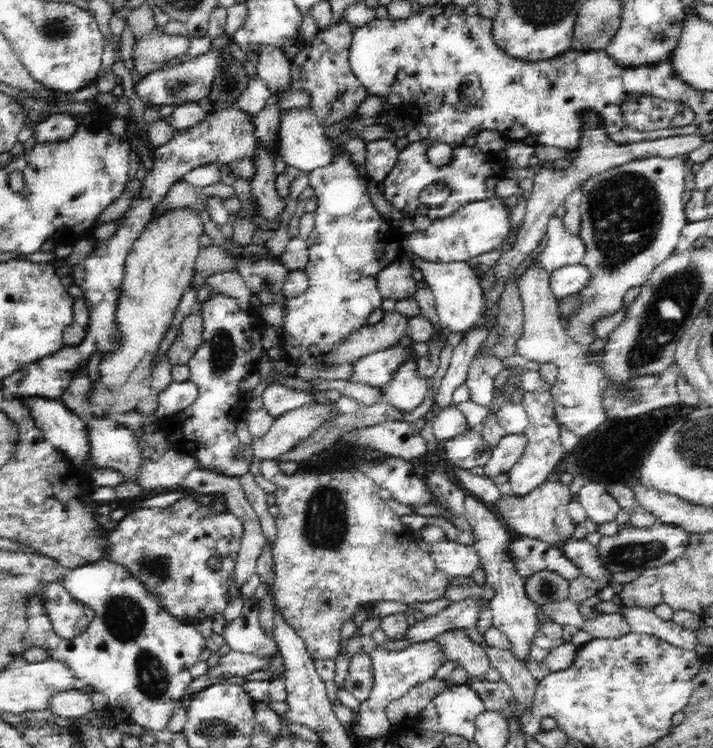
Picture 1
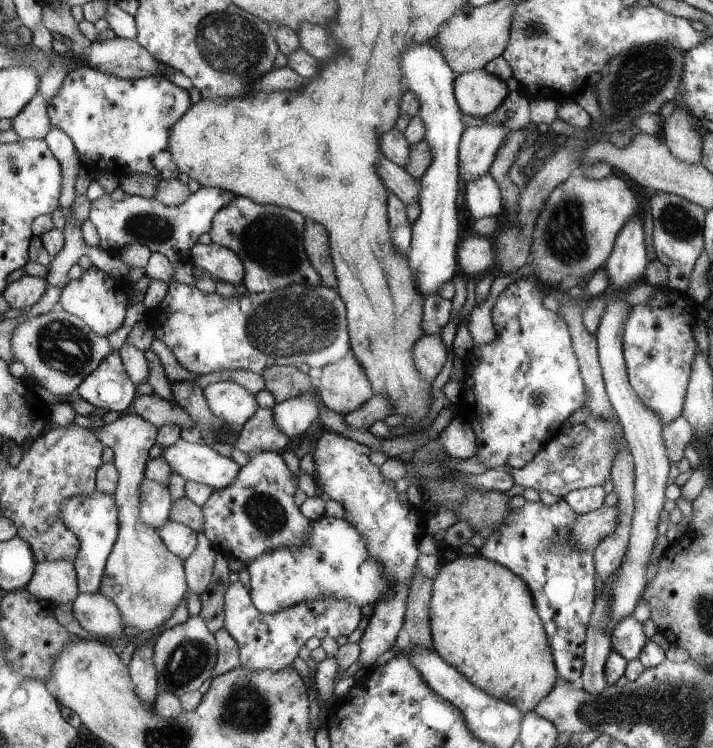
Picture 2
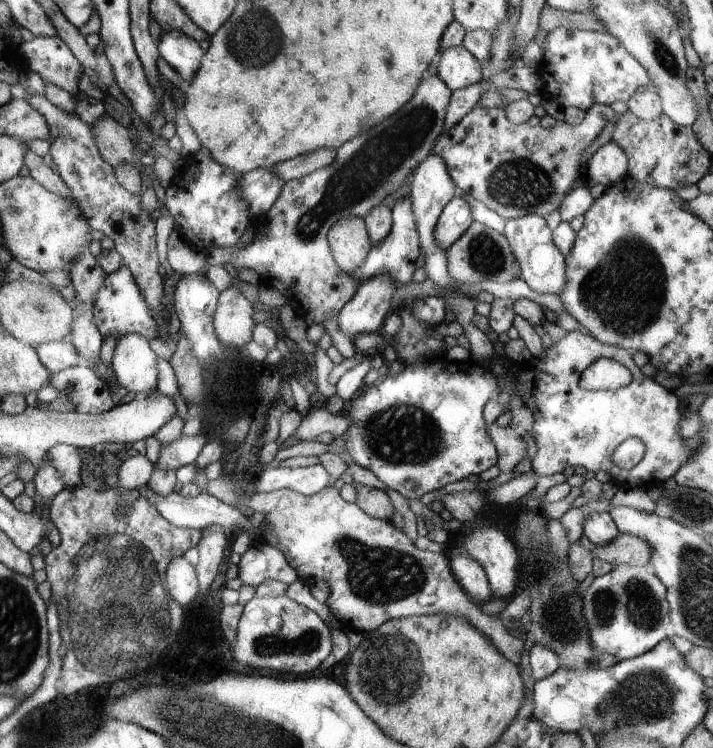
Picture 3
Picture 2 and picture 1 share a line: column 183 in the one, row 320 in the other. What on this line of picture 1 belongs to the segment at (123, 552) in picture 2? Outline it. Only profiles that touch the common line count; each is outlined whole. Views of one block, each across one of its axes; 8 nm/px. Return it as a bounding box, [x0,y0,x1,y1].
[561,156,687,347]

